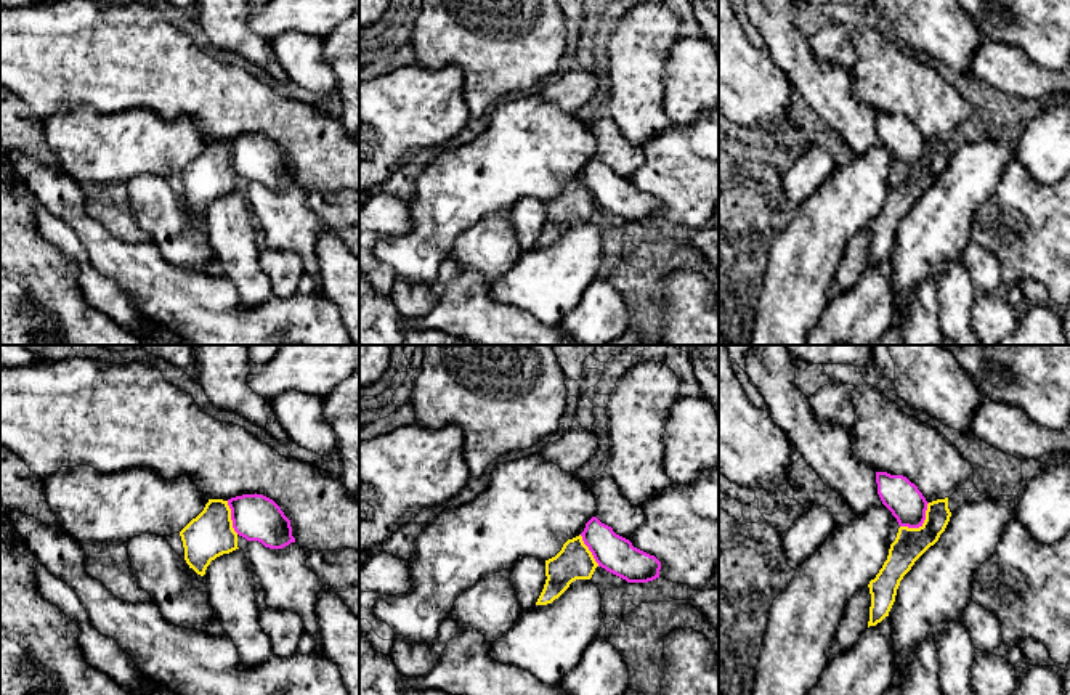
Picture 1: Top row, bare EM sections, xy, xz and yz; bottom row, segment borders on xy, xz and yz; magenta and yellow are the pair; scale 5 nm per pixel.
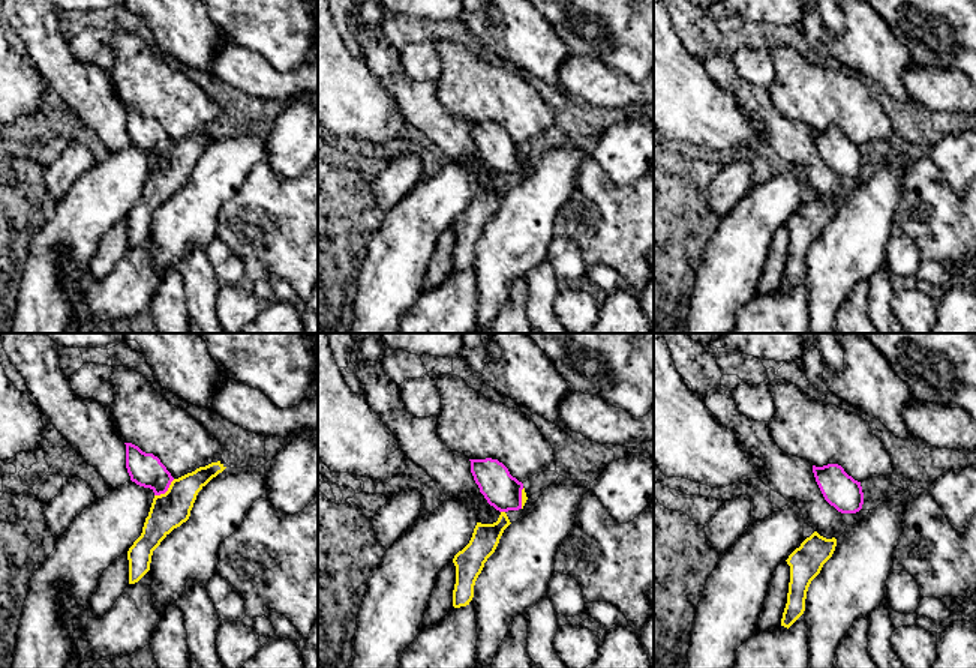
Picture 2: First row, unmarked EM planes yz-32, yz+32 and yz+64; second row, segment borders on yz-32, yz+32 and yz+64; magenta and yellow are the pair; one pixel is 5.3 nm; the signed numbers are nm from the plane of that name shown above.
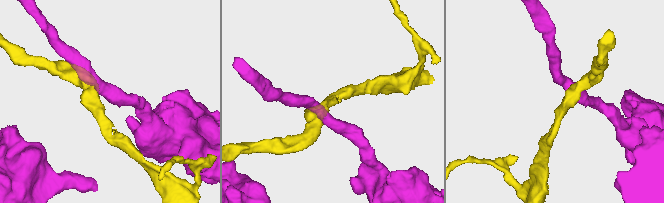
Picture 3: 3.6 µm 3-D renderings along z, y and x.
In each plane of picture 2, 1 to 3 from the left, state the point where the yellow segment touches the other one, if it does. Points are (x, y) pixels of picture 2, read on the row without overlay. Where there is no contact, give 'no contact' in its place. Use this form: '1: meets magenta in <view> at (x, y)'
1: meets magenta in yz-32 at (165, 155)
2: meets magenta in yz+32 at (520, 162)
3: no contact

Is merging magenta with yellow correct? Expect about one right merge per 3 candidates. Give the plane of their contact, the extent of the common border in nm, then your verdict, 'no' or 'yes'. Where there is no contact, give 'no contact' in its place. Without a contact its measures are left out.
meets magenta in yz; contact 200 nm long; no

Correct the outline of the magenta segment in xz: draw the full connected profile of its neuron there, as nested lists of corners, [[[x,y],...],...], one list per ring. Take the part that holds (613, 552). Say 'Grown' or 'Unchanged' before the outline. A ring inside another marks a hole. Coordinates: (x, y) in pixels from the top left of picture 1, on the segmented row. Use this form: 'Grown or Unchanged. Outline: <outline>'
Unchanged. Outline: [[[592,517],[581,533],[598,567],[627,583],[648,583],[659,578],[661,562]]]

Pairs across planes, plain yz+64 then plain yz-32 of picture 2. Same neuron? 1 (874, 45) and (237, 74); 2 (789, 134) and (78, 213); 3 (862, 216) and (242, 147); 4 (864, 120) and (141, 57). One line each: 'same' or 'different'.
1: different
2: different
3: same
4: same

